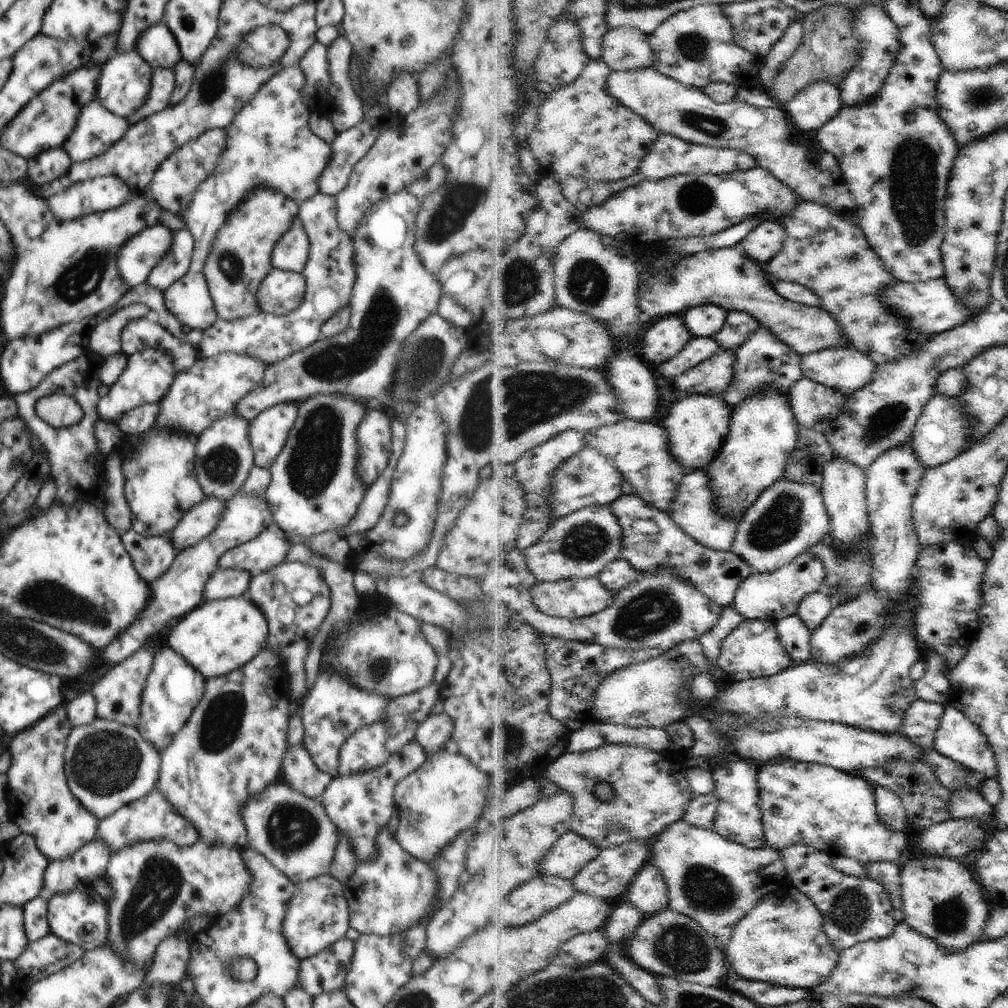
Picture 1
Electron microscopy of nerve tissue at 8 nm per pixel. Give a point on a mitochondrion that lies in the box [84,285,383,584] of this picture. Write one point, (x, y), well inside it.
(313, 462)

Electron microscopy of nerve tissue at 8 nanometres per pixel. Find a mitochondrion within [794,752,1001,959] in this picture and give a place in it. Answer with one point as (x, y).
(950, 914)

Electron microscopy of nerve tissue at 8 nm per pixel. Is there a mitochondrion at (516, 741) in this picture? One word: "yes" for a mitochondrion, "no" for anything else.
yes

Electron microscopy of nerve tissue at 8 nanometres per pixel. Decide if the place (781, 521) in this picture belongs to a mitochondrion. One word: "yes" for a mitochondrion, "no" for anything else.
yes

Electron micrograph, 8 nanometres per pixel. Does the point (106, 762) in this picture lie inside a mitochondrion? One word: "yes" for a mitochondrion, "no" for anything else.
yes

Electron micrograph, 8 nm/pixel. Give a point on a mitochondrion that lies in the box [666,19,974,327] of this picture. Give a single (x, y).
(917, 166)

